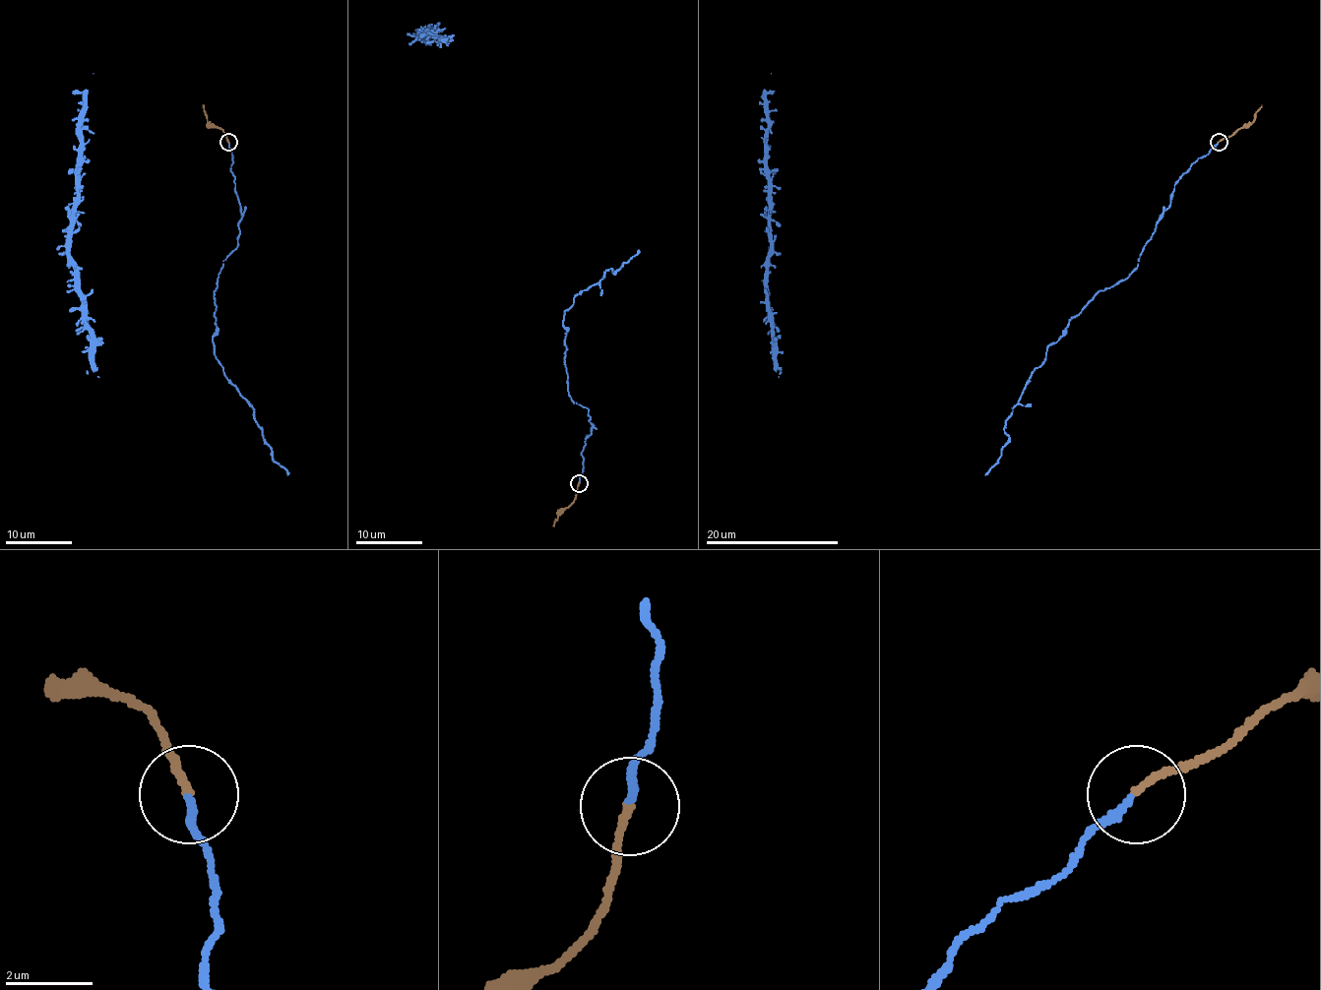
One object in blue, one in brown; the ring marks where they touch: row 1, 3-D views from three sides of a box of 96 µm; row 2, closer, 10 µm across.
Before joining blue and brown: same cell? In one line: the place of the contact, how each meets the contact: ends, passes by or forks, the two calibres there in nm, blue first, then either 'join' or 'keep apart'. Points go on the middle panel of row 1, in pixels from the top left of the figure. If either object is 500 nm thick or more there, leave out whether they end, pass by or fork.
place (579, 483); blue ends; brown ends; calibres 180 and 160 nm; join

